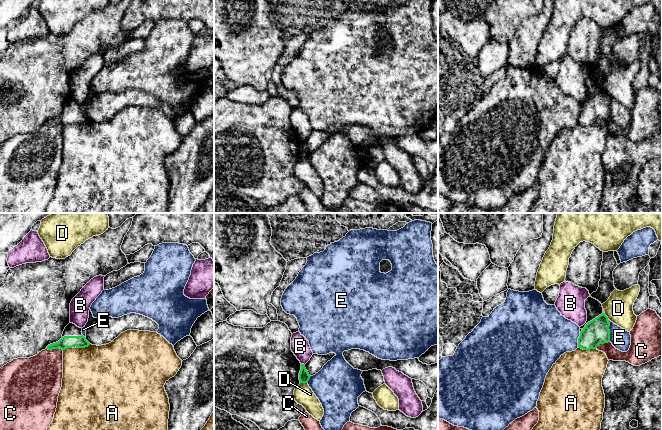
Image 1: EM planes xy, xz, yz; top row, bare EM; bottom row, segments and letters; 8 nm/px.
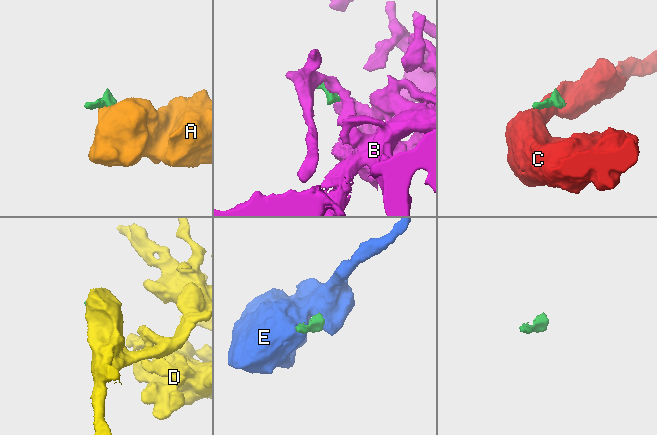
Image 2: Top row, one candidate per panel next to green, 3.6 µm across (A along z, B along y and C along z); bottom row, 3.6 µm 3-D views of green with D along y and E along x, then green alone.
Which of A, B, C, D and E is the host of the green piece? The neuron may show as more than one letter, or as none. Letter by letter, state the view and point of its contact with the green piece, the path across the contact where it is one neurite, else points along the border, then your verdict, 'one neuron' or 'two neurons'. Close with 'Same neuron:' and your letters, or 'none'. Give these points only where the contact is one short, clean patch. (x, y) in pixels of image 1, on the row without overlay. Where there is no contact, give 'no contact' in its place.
A: contact yz (587, 125); border yz (578, 122), (583, 125), (595, 125); two neurons
B: contact xz (303, 140); two neurons
C: contact xy (54, 124); two neurons
D: contact xz (304, 158); border xz (300, 158), (307, 159); two neurons
E: contact yz (609, 106); two neurons
Same neuron: none

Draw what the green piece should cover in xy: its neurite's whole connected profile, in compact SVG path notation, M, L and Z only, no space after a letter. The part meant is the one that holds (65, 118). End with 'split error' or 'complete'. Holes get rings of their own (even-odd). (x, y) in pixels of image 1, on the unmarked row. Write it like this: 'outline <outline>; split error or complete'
outline M69 99L62 110L62 114L53 120L47 122L46 125L62 125L65 126L67 124L85 124L88 123L90 119L86 116L86 114L82 111L82 104L77 103L73 99Z; split error

